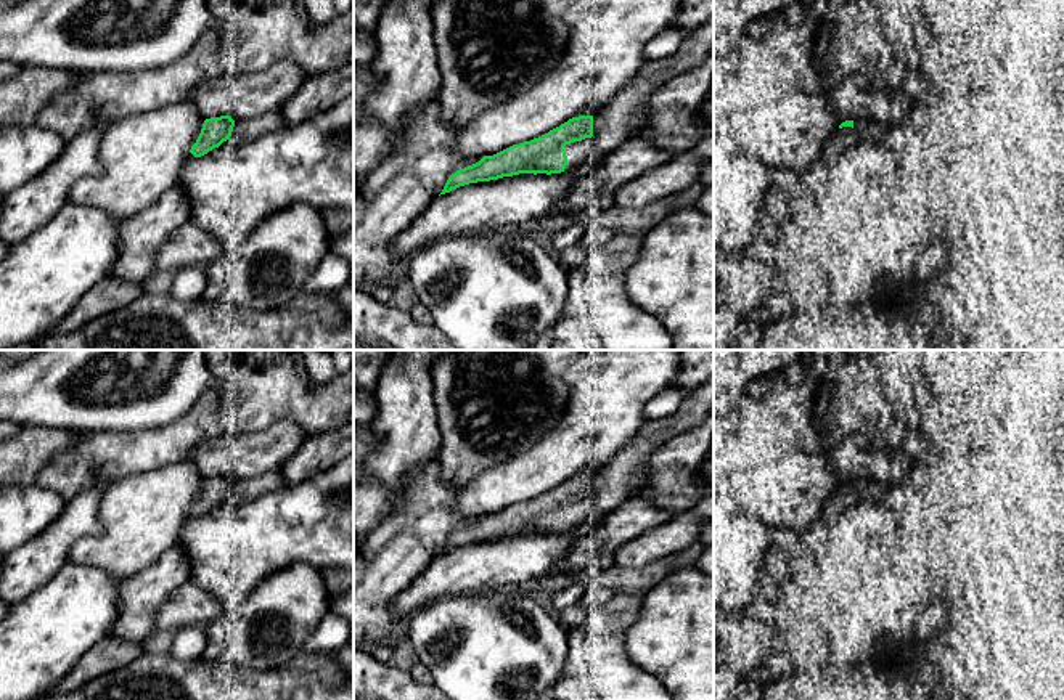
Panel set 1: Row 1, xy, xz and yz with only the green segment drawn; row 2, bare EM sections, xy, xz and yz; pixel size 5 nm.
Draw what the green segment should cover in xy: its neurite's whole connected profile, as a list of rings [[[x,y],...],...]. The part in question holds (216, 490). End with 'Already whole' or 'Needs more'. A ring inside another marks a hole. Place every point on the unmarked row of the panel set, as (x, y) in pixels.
[[[278,470],[257,478],[238,482],[230,475],[211,477],[204,480],[201,493],[190,512],[194,517],[201,517],[214,507],[219,507],[227,499],[238,504],[256,499],[265,493],[284,490],[284,486],[286,483]]]. Needs more

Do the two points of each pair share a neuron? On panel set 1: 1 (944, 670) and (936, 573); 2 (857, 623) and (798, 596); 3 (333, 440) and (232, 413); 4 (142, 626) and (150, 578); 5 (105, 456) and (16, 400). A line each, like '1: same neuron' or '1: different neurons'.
1: same neuron
2: different neurons
3: different neurons
4: same neuron
5: different neurons

